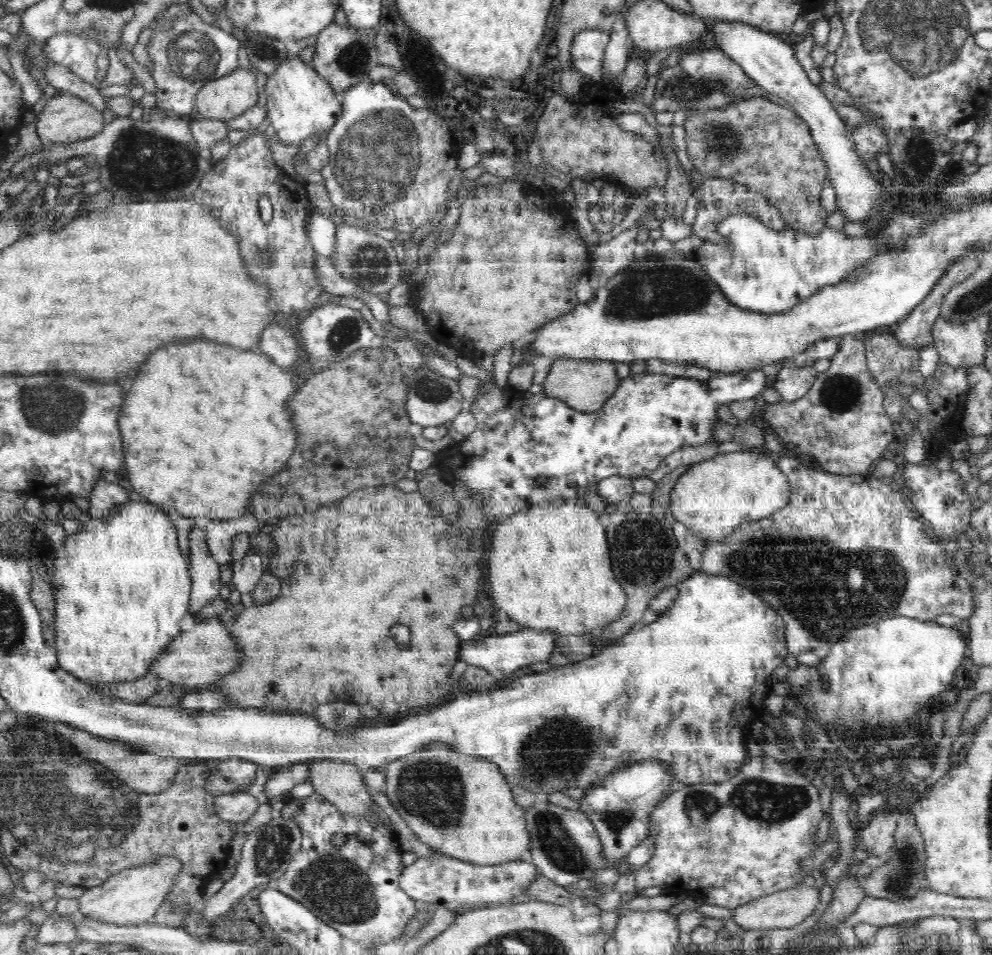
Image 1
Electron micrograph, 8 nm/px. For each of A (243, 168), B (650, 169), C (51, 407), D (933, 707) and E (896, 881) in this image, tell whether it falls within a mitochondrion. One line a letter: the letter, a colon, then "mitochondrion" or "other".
A: other
B: other
C: mitochondrion
D: other
E: mitochondrion

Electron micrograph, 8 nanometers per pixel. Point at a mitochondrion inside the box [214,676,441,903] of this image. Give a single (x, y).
(272, 849)

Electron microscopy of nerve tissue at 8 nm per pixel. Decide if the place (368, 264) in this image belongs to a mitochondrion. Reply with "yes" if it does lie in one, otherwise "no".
yes

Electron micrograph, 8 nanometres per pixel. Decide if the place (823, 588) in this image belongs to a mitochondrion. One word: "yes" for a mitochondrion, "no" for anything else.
yes

